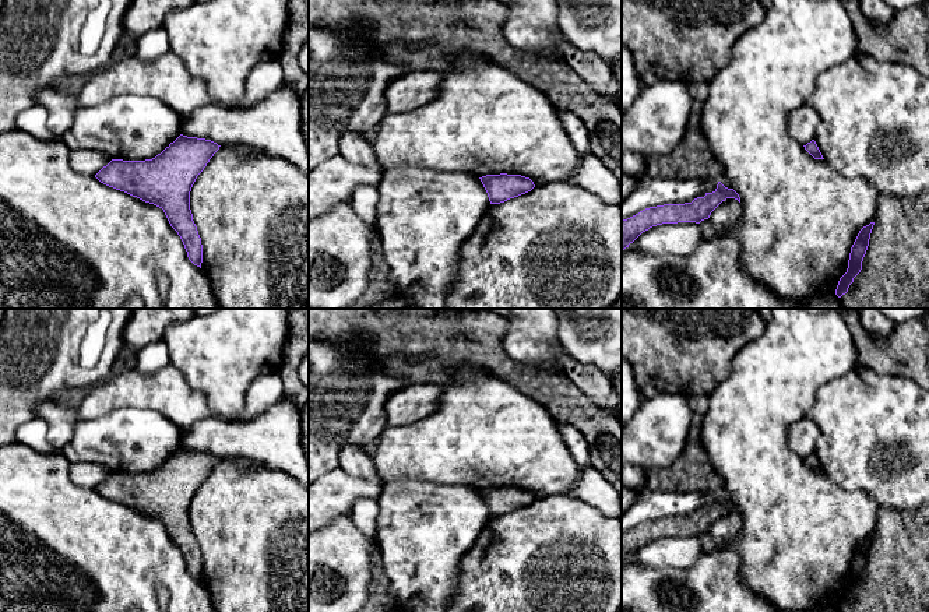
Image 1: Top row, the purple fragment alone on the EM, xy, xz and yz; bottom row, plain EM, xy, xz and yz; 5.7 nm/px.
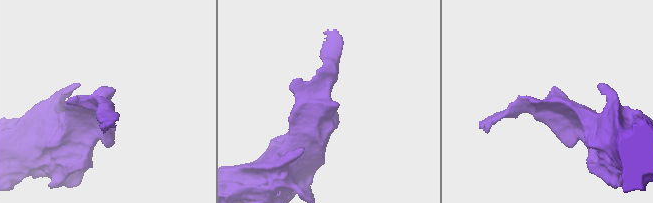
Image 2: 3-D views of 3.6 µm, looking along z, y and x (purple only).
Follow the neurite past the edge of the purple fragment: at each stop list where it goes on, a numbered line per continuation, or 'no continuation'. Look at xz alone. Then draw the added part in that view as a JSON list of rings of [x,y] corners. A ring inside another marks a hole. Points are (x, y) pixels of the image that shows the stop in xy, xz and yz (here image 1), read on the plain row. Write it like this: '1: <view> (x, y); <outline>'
no continuation

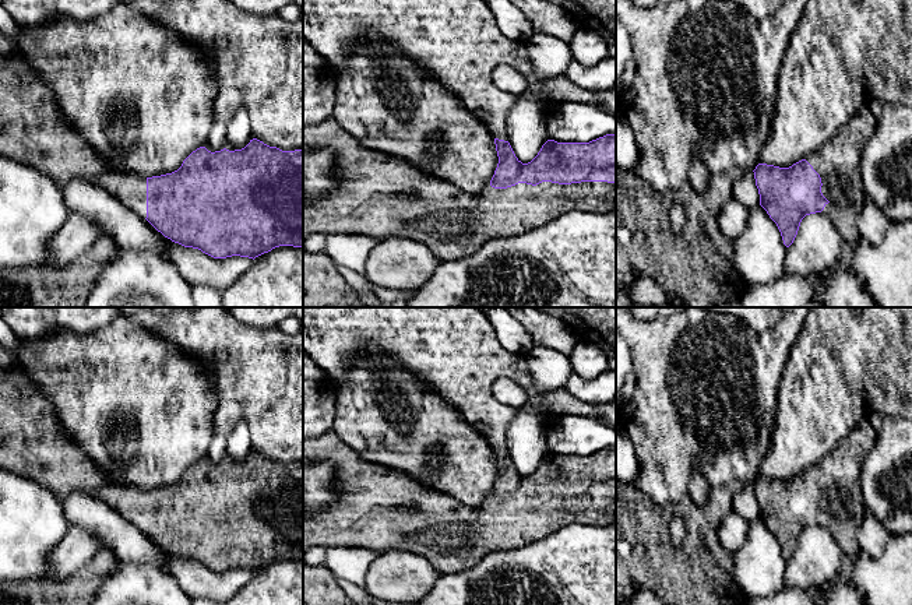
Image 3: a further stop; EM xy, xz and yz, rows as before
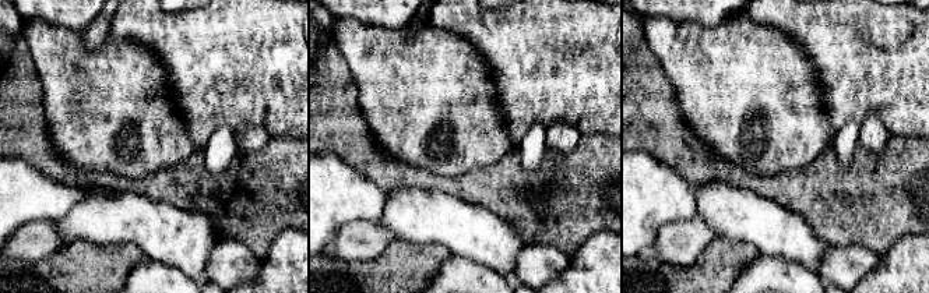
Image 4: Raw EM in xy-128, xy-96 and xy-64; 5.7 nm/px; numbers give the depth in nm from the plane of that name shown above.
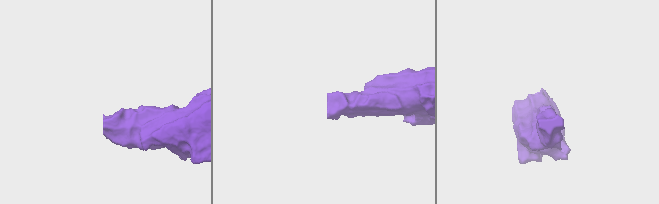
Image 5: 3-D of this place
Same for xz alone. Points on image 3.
1: xz (377, 507); [[[332,429],[317,439],[303,440],[303,462],[307,461],[327,461],[334,467],[332,483],[337,489],[337,500],[318,514],[303,514],[303,555],[314,546],[324,546],[325,549],[358,546],[373,549],[377,553],[388,549],[402,549],[425,556],[440,574],[448,574],[472,567],[490,552],[529,545],[566,525],[575,523],[582,525],[616,525],[616,496],[608,495],[571,497],[542,495],[536,499],[518,496],[507,502],[487,499],[478,507],[464,506],[455,497],[433,490],[398,469],[363,460]]]

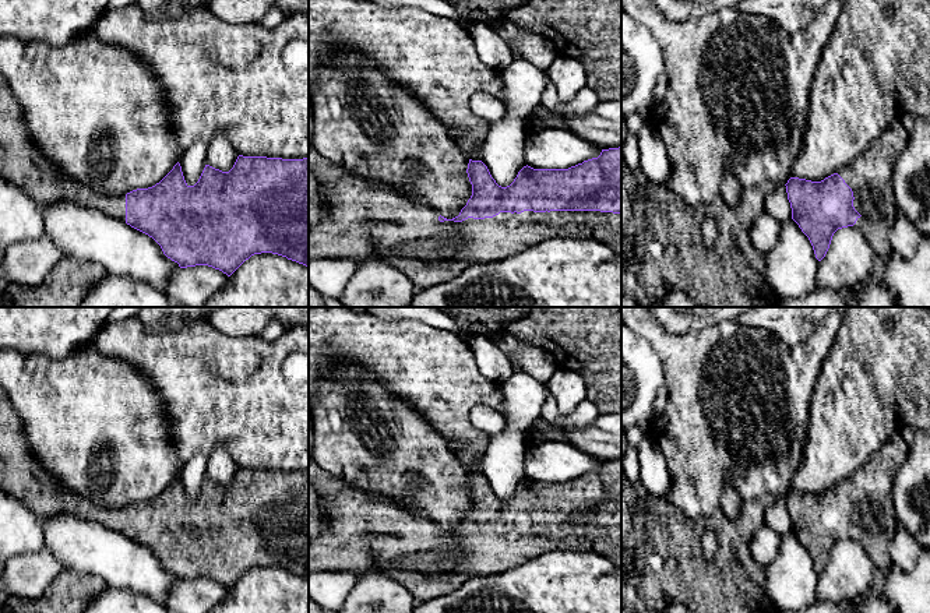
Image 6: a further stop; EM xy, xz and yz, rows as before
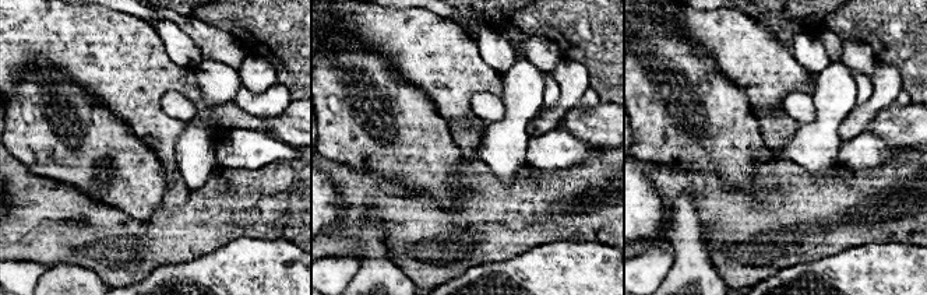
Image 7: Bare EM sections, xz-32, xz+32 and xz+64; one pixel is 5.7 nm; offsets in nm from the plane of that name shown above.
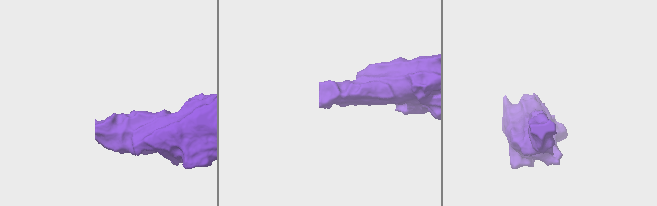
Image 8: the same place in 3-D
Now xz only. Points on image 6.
1: xz (366, 531); [[[311,458],[309,459],[309,483],[323,497],[328,524],[328,528],[309,543],[309,574],[316,571],[349,571],[360,577],[369,571],[380,571],[401,582],[418,602],[426,602],[447,595],[450,588],[457,589],[469,578],[505,573],[554,550],[592,552],[621,566],[621,526],[600,524],[524,524],[521,526],[500,525],[493,531],[485,532],[468,531],[462,535],[440,535],[440,526],[431,518],[404,510],[381,494],[348,486],[344,480],[320,468]]]

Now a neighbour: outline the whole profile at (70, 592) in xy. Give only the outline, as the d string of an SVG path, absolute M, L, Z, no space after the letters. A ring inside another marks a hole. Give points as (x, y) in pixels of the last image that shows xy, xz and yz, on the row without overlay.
M63 570L42 598L11 595L0 588L0 613L82 613L106 586L94 574Z

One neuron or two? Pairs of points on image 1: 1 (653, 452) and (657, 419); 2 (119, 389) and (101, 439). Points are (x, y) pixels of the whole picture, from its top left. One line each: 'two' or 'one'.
1: one
2: two

